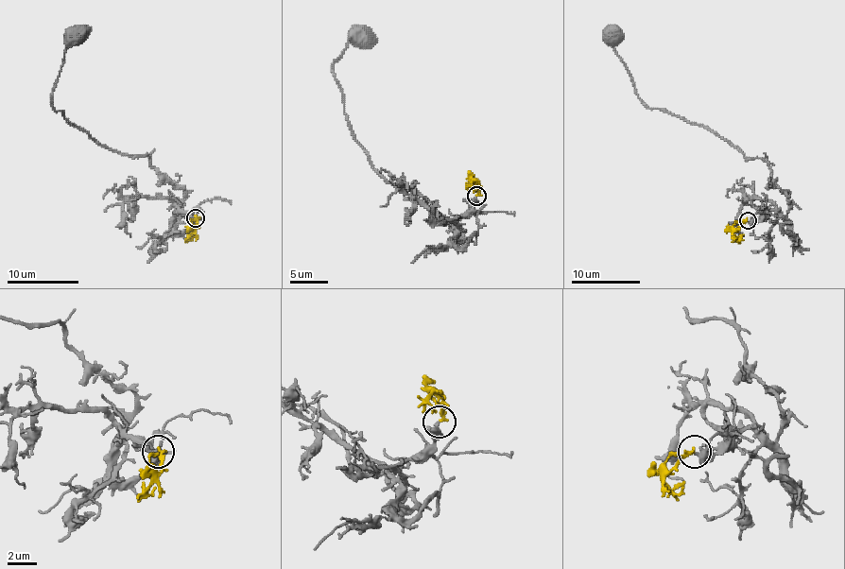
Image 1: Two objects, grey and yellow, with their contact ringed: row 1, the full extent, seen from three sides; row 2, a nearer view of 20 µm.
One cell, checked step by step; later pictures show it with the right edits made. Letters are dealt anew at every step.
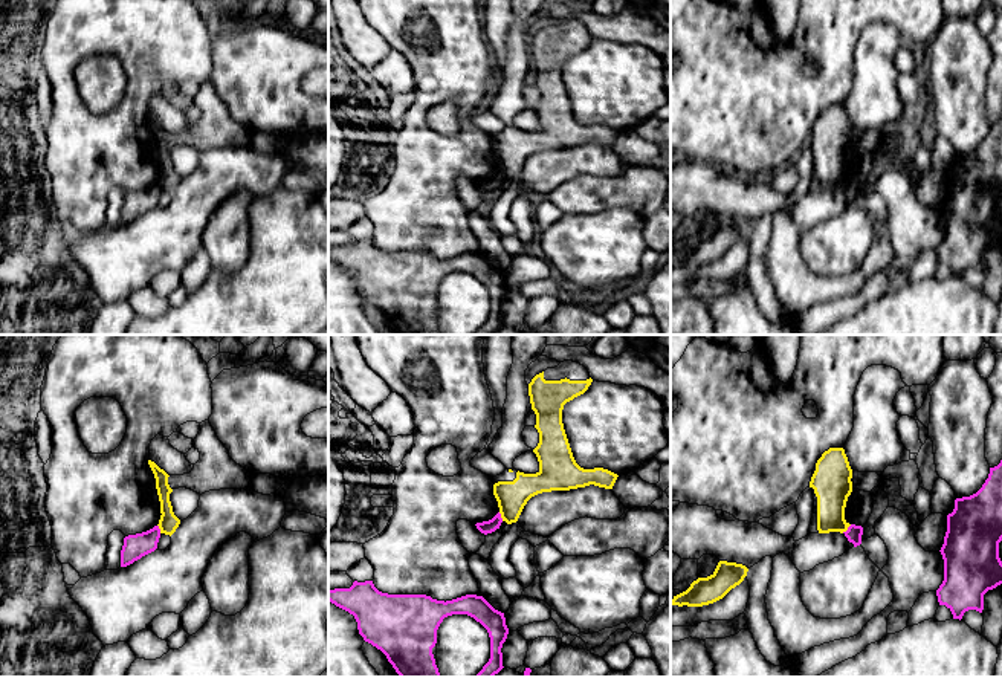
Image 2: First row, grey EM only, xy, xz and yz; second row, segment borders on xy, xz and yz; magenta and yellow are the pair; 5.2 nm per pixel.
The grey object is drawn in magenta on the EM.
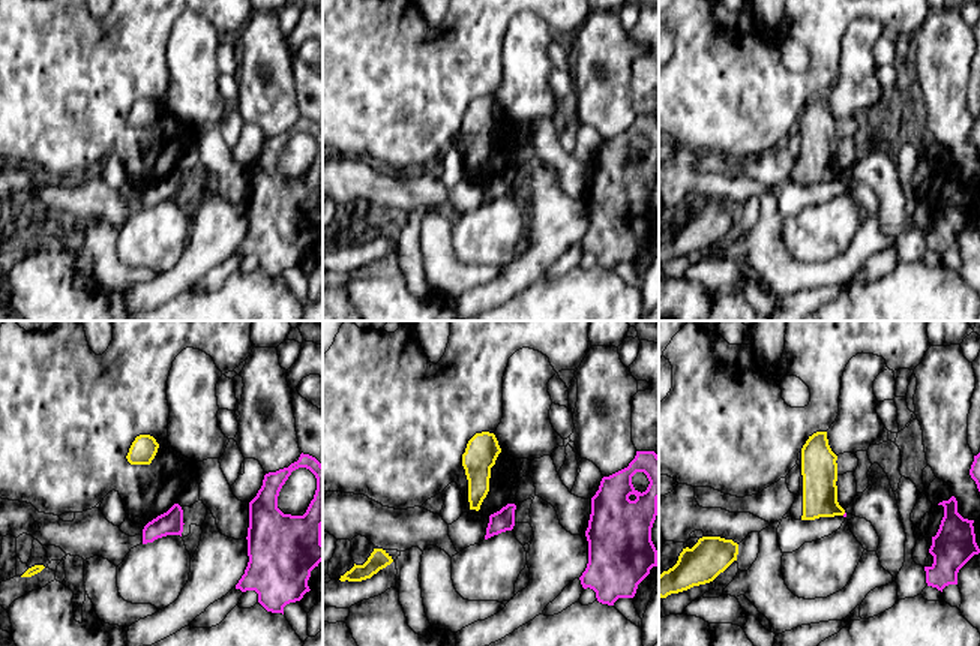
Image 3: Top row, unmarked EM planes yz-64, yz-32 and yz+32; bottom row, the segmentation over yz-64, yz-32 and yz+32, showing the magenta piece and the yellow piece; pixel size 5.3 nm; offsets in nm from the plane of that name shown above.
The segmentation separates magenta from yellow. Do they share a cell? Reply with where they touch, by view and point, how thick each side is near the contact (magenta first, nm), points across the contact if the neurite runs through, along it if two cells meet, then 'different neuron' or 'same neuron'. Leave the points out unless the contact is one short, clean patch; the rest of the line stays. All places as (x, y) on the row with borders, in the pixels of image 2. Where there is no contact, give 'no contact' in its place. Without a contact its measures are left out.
meets magenta in yz at (848, 529); 80 nm thick on the magenta side, 200 nm on the other; border along yz (851, 524), (842, 532); different neuron

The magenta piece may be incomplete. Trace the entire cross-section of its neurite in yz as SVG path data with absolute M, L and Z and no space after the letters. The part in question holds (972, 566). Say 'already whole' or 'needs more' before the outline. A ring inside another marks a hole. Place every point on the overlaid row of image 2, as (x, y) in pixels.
already whole; M1002 460L990 468L982 488L970 495L955 500L955 509L947 515L947 532L941 555L944 559L944 581L936 590L939 605L945 605L953 619L962 619L968 610L982 613L984 594L1002 584L1002 561L999 543L1002 541Z

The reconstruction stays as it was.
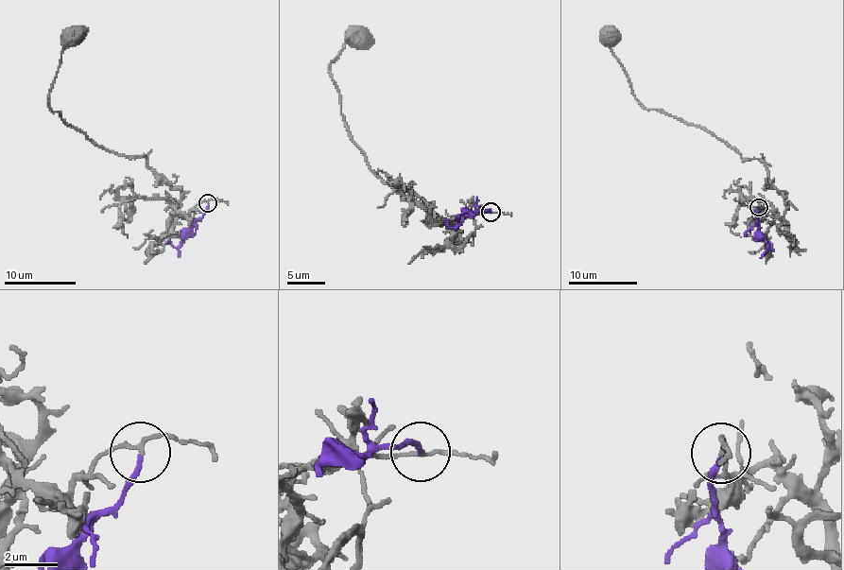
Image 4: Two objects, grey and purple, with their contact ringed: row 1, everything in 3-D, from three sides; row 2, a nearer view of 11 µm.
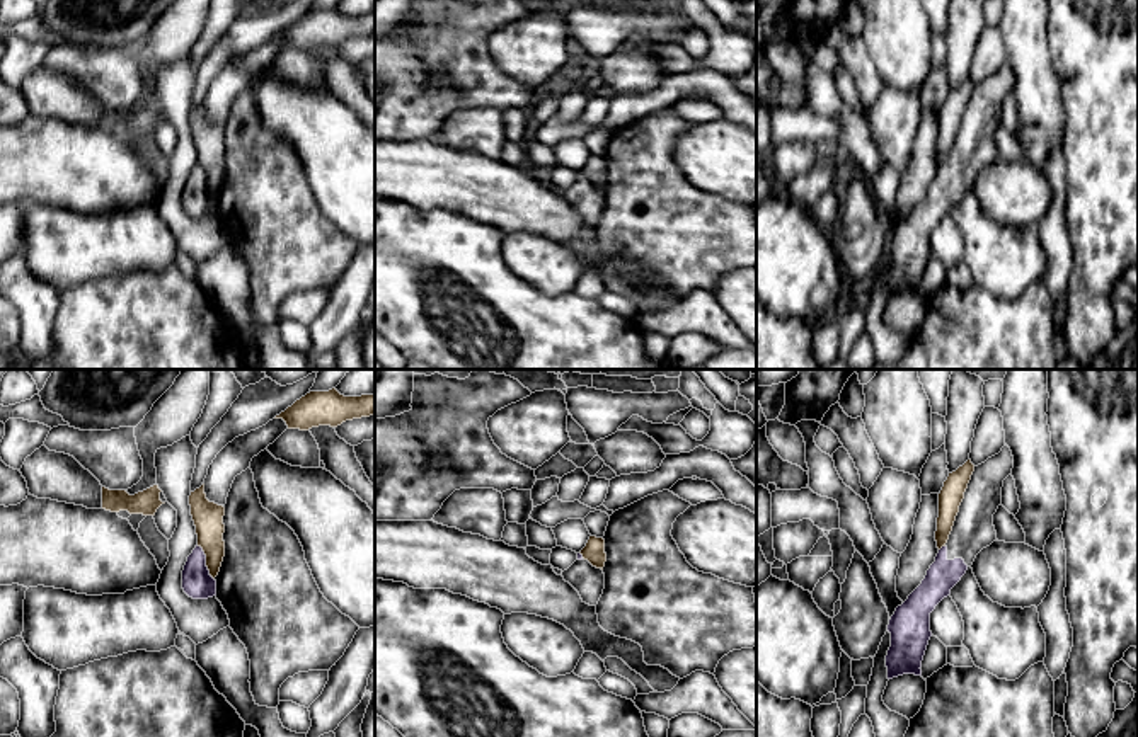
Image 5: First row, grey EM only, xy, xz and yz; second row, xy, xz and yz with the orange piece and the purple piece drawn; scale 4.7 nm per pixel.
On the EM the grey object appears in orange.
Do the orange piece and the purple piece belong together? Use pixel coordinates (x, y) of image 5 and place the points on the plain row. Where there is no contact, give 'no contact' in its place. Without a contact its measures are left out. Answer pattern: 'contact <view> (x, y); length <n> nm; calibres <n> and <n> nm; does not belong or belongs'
contact xy (206, 181); length 190 nm; calibres 140 and 140 nm; does not belong

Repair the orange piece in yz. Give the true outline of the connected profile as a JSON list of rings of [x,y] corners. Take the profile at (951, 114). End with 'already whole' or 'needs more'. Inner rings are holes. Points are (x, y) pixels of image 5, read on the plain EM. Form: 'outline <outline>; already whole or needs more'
outline [[[968,78],[956,90],[949,92],[947,99],[944,100],[944,106],[939,112],[939,136],[935,150],[935,160],[939,169],[945,165],[949,158],[973,90],[974,83],[971,82],[971,78]]]; already whole

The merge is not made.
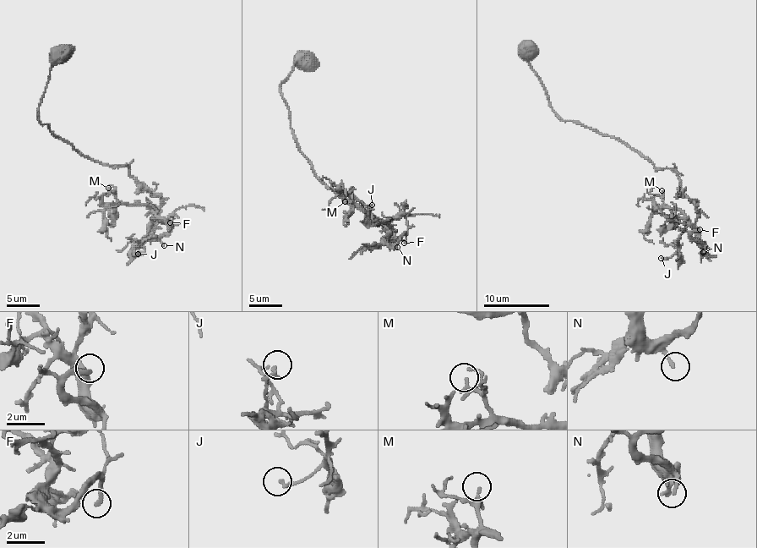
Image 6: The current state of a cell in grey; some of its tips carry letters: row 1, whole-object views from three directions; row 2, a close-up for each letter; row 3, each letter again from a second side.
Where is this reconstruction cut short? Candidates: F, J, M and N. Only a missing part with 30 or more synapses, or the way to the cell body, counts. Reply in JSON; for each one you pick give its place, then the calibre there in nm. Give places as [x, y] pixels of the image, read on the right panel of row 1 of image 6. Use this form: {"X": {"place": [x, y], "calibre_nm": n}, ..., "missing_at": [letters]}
{"F": {"place": [699, 229], "calibre_nm": 240}, "missing_at": ["F"]}

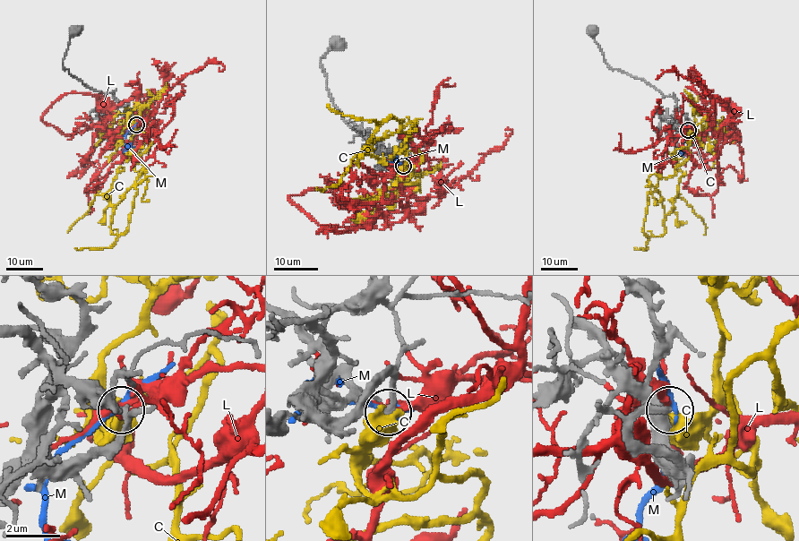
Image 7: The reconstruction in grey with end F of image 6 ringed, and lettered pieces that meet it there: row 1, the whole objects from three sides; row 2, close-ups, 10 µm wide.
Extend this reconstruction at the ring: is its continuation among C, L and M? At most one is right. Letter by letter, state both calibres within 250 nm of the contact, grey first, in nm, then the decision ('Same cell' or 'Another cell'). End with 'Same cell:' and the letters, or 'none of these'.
C: Thickness 240 nm (grey) against 380 nm. Another cell
L: Thickness 240 nm (grey) against 200 nm. Another cell
M: Thickness 240 nm (grey) against 200 nm. Another cell
Same cell: none of these

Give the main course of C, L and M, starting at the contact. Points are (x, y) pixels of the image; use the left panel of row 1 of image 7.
C: (136, 125), (143, 145), (134, 184), (114, 211), (97, 194), (67, 233)
L: (137, 124), (156, 121), (143, 133), (134, 125), (154, 101), (154, 92), (133, 95), (112, 108), (104, 106)
M: (136, 125), (126, 135), (124, 153)

